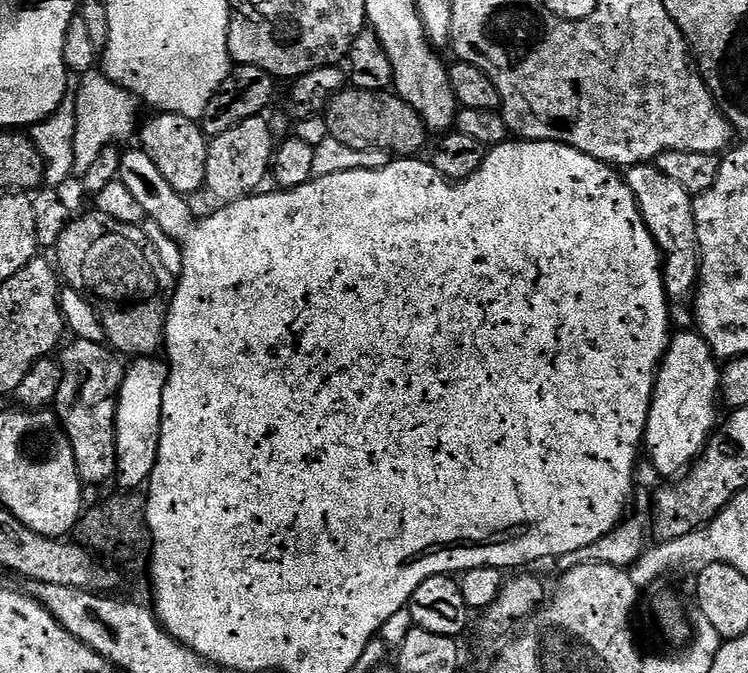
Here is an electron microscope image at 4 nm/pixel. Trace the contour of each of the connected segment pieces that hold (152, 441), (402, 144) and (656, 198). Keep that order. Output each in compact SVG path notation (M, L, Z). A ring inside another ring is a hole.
M150 356L133 359L127 365L116 405L116 445L118 446L116 470L121 489L143 489L152 478L152 471L158 462L162 398L168 385L169 371L169 365L163 359Z
M345 86L328 103L322 115L328 135L354 150L382 150L400 158L412 158L423 153L420 151L430 137L430 129L425 126L424 119L402 97L391 91L375 92Z
M655 163L633 164L627 169L626 179L634 198L640 203L640 213L648 224L654 242L660 248L664 261L664 288L668 291L669 301L691 305L697 284L700 283L700 243L696 219L692 213L694 197L678 182L666 178Z

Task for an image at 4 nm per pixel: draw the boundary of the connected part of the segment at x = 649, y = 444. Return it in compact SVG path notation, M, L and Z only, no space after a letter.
M689 330L671 337L668 353L656 373L656 388L652 391L652 405L648 425L644 431L643 447L652 459L656 472L664 478L676 478L687 473L718 428L716 400L721 399L722 375L718 357L700 336Z

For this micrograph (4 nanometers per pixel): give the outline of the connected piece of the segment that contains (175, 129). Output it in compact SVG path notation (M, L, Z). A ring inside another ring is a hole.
M161 112L153 115L148 125L138 132L139 147L158 166L162 178L174 186L174 190L185 198L192 198L195 192L204 192L206 188L206 160L208 158L209 137L199 123L182 114Z

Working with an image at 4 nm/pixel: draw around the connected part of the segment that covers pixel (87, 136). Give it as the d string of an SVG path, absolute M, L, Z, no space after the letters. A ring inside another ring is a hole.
M93 70L82 74L81 88L76 100L76 136L74 138L73 173L84 177L102 150L135 135L138 128L136 116L140 102L132 92L118 86L103 71Z

